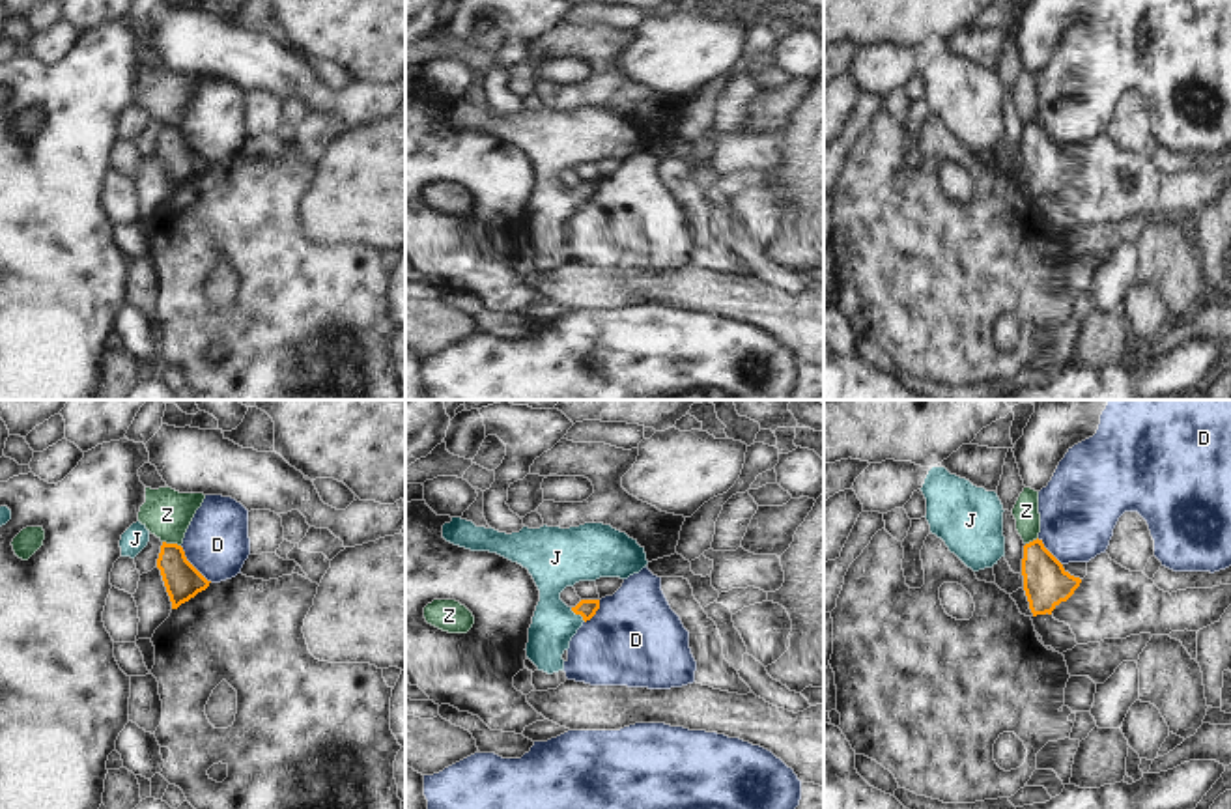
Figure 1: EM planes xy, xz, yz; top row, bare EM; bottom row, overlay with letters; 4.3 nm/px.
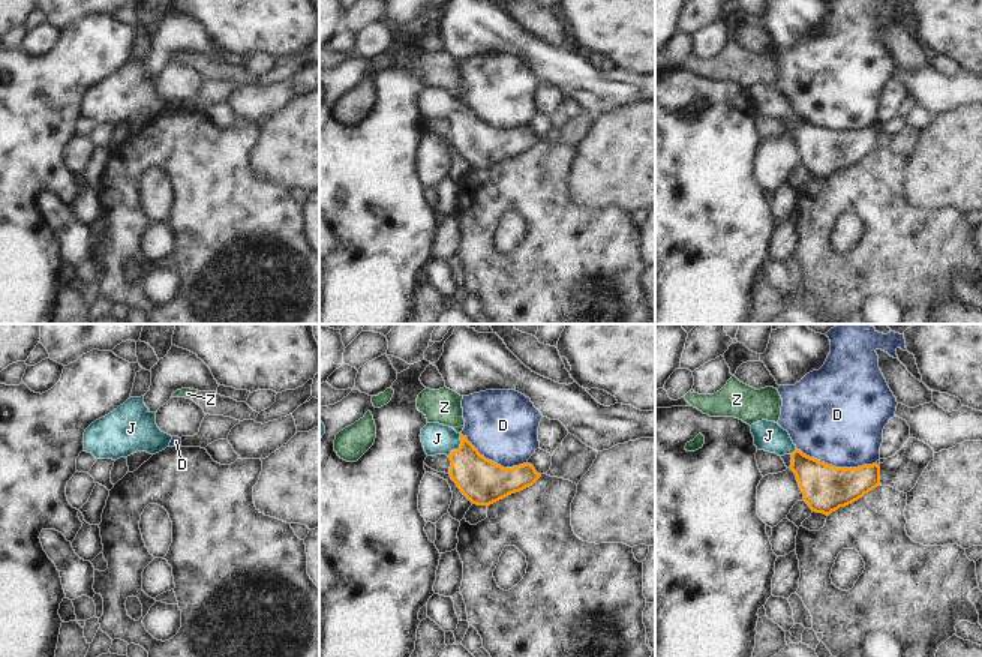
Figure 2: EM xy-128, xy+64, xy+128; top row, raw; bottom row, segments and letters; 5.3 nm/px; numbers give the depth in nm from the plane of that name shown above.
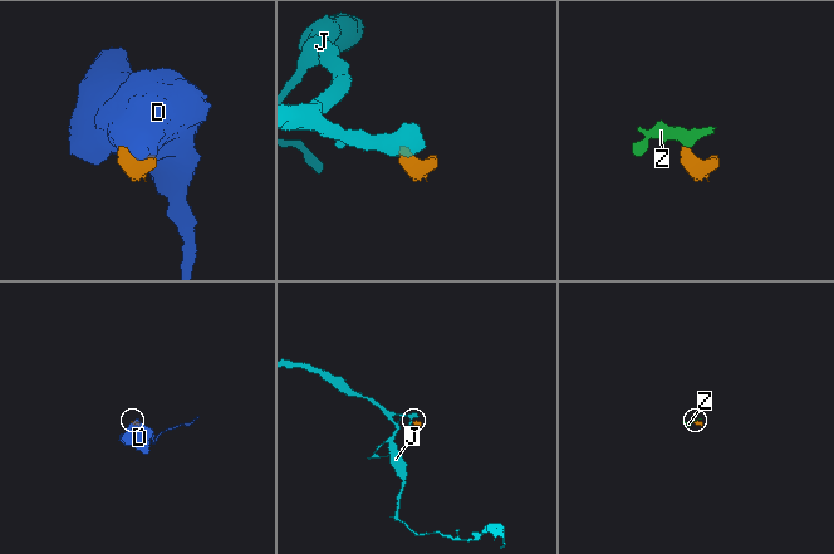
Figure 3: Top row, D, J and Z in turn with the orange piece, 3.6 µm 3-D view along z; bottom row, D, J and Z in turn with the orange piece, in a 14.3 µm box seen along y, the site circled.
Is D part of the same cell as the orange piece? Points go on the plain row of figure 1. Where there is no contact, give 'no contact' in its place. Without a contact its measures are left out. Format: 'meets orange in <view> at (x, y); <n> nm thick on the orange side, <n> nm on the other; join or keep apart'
meets orange in xy at (191, 146); 160 nm thick on the orange side, 280 nm on the other; keep apart

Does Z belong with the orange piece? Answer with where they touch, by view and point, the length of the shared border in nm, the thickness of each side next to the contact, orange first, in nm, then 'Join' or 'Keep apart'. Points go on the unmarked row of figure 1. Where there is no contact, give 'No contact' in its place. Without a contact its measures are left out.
Touches orange at xy (172, 126). Shared border 80 nm. Thickness 160 nm (orange) against 200 nm. Keep apart

